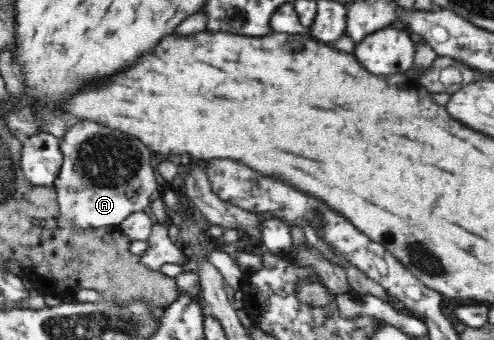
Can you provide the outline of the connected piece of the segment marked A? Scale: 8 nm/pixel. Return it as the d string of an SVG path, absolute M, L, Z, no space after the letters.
M86 119L72 125L58 143L64 162L53 188L67 221L81 228L118 226L132 213L146 211L155 200L158 183L152 167L152 151L136 135Z

